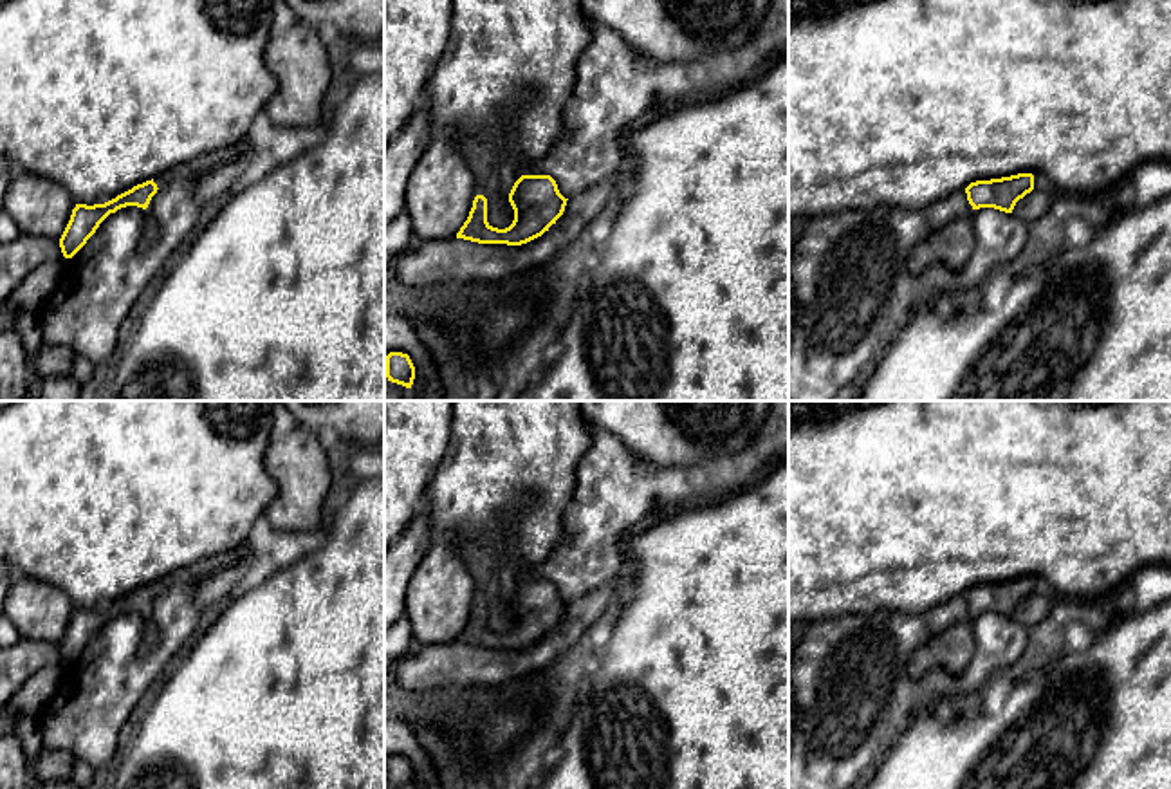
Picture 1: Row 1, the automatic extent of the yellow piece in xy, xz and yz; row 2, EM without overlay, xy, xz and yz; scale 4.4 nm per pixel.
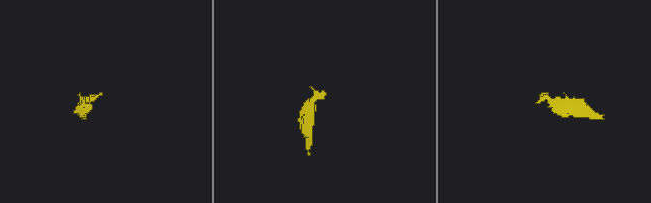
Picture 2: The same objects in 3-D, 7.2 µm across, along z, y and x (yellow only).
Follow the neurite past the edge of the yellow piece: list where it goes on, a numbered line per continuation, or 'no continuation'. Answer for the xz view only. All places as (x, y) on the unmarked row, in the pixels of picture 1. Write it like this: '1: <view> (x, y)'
no continuation

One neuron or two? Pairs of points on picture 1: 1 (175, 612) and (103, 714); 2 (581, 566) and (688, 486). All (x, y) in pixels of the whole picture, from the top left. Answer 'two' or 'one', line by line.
1: one
2: one

